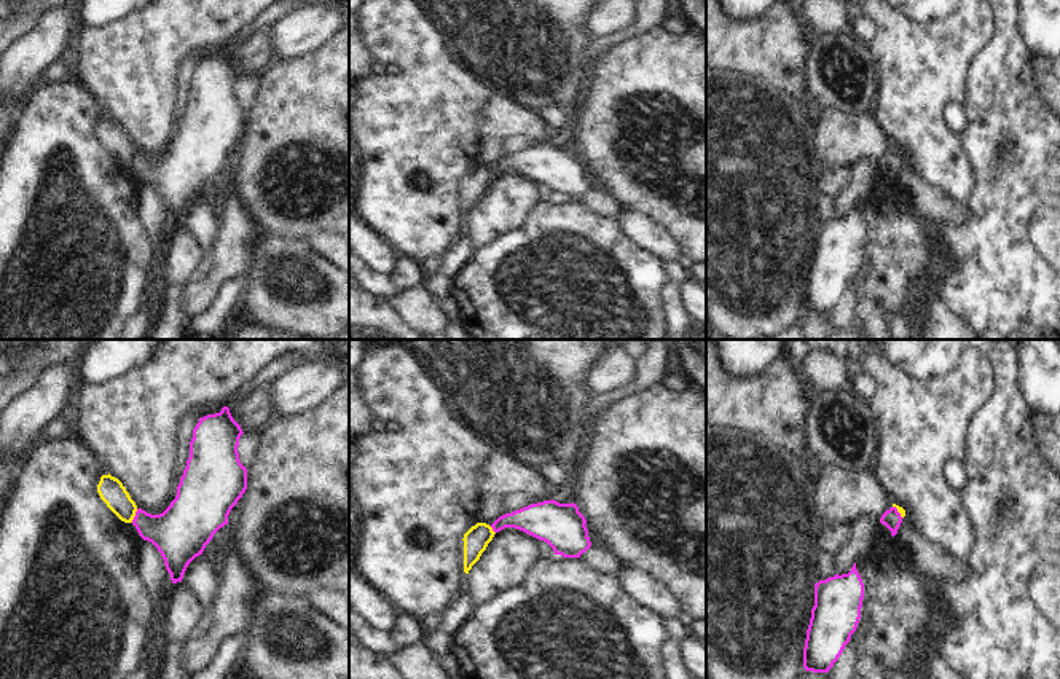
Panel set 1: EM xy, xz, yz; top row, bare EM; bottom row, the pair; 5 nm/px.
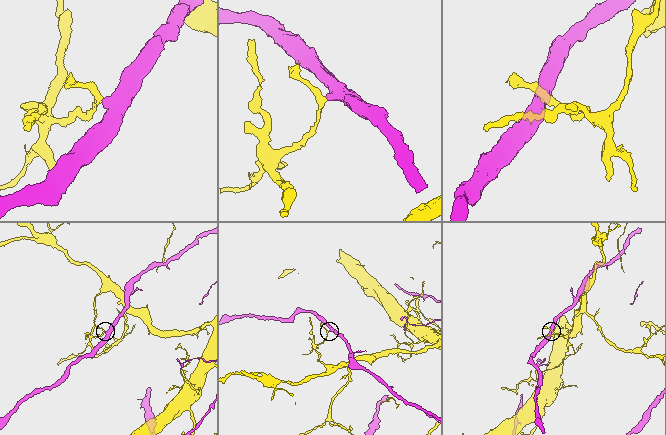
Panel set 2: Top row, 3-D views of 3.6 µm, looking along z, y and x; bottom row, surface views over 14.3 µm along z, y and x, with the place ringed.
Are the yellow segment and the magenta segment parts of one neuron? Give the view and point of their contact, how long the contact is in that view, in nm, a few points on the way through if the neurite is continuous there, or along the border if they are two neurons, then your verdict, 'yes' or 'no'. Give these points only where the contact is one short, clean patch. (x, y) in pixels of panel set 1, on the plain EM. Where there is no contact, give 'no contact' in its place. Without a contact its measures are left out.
meets yellow in xy at (134, 158); contact 80 nm long; border along xy (137, 152), (131, 164); no

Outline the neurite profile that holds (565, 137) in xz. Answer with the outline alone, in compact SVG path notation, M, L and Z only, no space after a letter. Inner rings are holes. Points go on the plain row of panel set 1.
M571 100L556 104L556 107L563 112L566 121L556 132L553 132L553 143L559 147L572 147L575 140L577 108Z

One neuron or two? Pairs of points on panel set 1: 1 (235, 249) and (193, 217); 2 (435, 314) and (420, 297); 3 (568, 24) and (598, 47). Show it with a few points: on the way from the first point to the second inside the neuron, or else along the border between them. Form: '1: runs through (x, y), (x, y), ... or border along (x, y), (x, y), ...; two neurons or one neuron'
1: border along (220, 222), (215, 246), (211, 252); two neurons
2: runs through (431, 310), (423, 302); one neuron
3: border along (595, 37), (587, 48), (588, 66); two neurons

